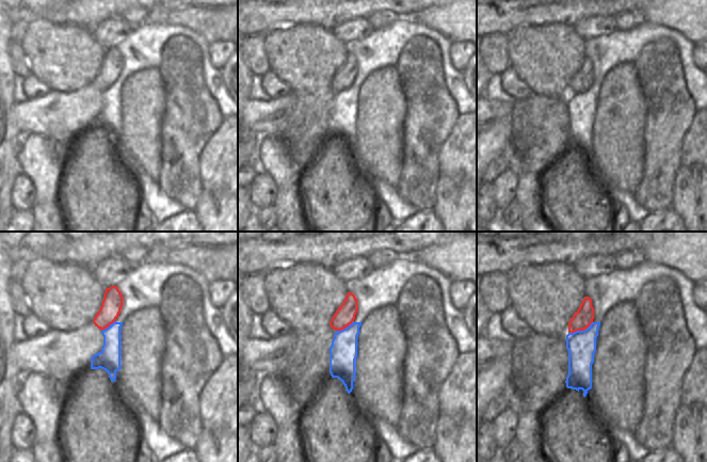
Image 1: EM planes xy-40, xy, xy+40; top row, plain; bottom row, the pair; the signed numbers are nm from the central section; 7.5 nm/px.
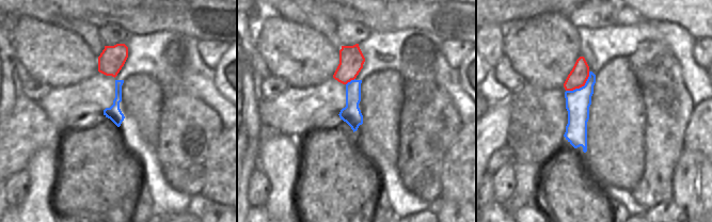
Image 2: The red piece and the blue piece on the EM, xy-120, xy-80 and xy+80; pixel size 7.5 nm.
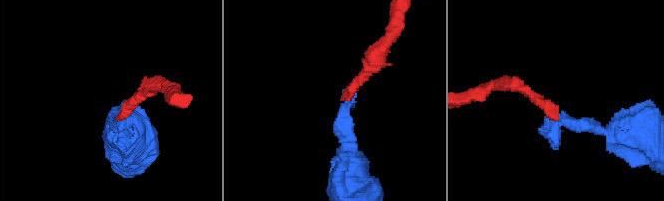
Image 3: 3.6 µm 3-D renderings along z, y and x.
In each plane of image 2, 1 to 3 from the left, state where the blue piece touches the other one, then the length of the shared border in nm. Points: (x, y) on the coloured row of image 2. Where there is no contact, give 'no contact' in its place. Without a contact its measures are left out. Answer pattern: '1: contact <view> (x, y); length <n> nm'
1: no contact
2: contact xy-80 (350, 80); length 90 nm
3: contact xy+80 (581, 86); length 240 nm

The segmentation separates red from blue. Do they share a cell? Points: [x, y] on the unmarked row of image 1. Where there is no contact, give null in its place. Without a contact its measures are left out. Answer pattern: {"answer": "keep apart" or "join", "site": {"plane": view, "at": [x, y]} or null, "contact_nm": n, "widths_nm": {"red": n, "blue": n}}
{"answer": "join", "site": {"plane": "xy+40", "at": [580, 91]}, "contact_nm": 200, "widths_nm": {"red": 150, "blue": 220}}

